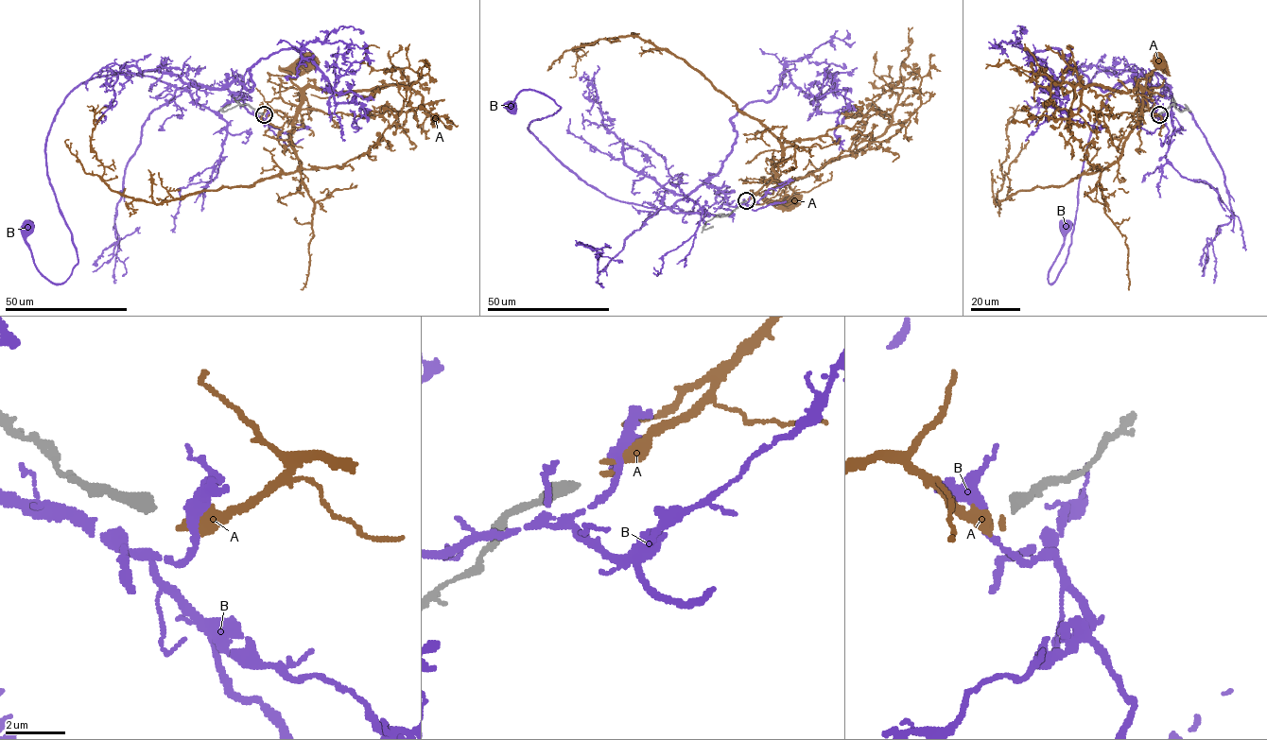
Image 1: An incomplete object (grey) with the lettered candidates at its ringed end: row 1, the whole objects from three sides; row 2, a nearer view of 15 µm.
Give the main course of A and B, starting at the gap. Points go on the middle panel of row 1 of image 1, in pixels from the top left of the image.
A: (748, 199), (774, 180), (784, 184), (772, 187), (772, 193), (763, 197), (783, 205), (792, 205), (792, 201)
B: (748, 198), (729, 206), (708, 182), (668, 208), (612, 199), (529, 129), (553, 99), (522, 90), (511, 105)

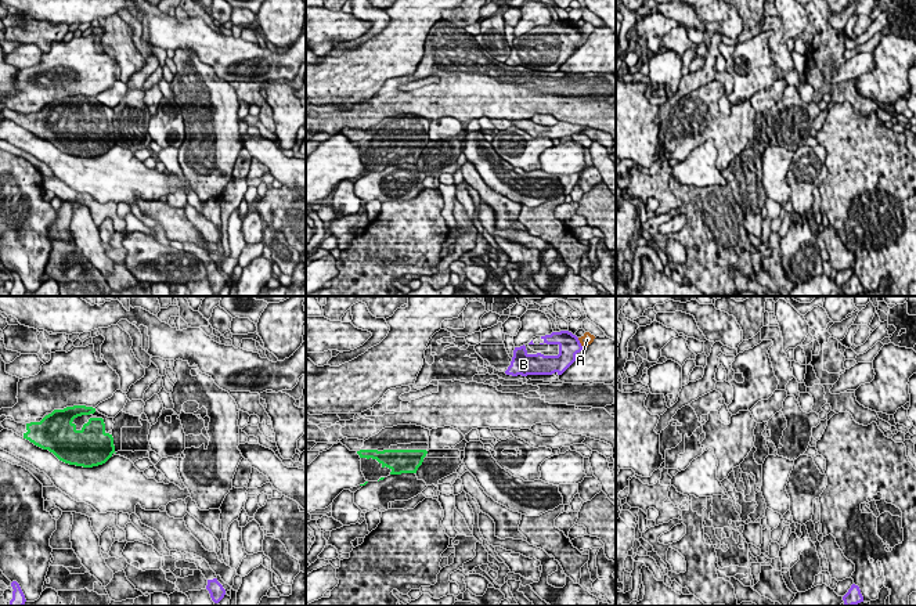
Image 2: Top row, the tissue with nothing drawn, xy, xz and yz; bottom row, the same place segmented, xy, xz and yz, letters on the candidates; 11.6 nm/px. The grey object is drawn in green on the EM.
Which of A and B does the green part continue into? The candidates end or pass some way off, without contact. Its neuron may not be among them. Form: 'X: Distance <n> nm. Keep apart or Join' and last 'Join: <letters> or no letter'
A: Distance 2150 nm. Join
B: Distance 1300 nm. Keep apart
Join: A

